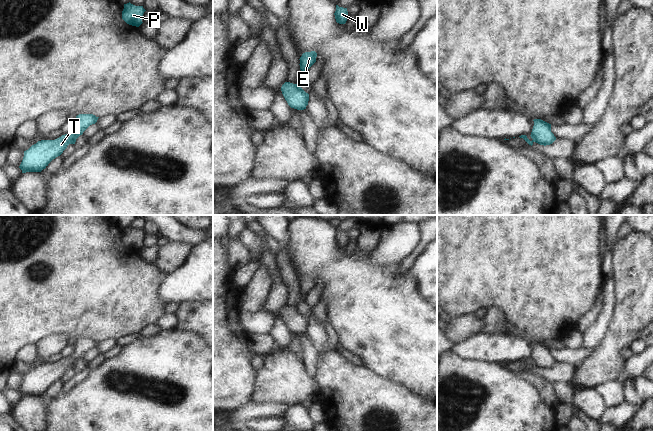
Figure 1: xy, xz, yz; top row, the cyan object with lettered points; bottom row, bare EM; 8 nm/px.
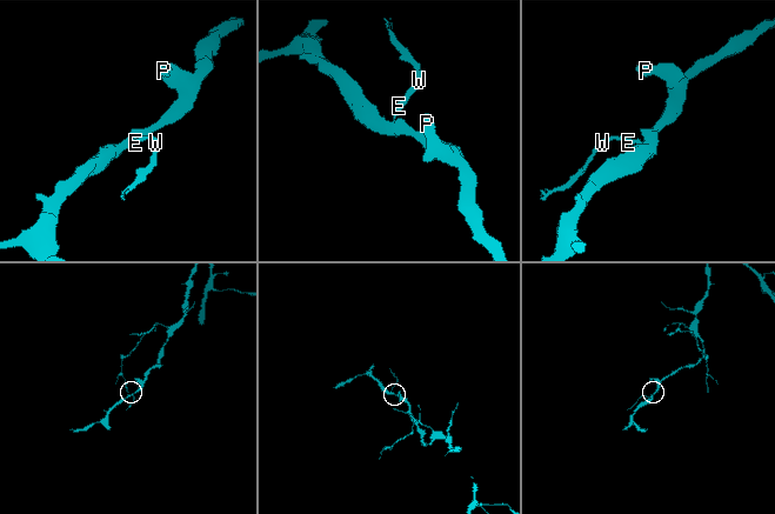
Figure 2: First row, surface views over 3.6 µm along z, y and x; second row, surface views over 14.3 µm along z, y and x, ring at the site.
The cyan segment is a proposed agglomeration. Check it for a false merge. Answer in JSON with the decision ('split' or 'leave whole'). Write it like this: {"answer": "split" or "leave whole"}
{"answer": "split"}

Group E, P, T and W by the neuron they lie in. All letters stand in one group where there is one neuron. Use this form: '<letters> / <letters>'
E W / P T

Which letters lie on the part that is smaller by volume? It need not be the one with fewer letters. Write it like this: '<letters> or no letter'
E, W

